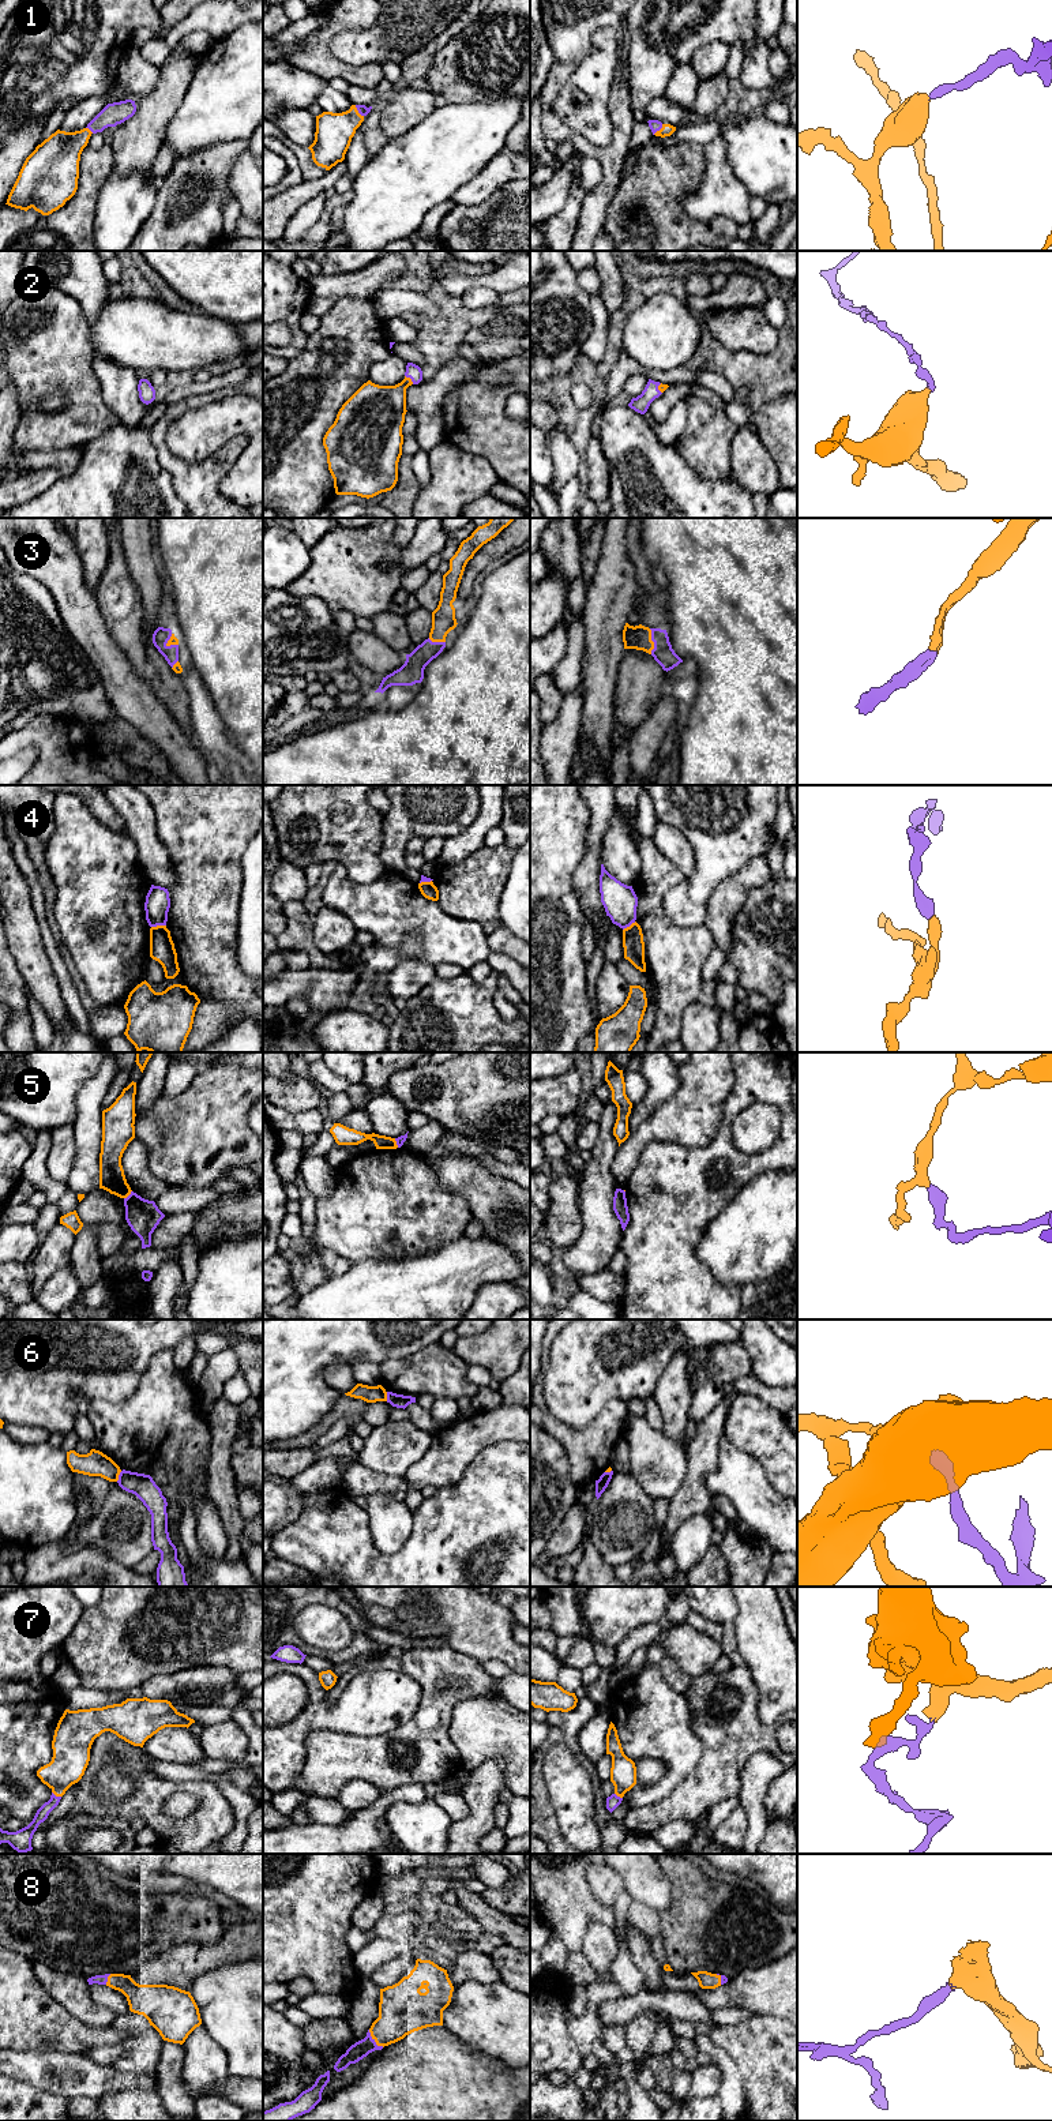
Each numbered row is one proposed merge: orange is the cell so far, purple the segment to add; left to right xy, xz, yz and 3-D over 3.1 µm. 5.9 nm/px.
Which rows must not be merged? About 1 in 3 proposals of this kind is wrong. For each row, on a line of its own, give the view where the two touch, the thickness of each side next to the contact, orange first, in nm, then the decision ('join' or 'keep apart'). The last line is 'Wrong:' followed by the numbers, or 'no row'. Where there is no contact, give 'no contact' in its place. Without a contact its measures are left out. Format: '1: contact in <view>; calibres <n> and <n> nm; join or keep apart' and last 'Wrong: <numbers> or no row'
1: contact in xz; calibres 220 and 60 nm; join
2: contact in xz; calibres 280 and 90 nm; join
3: contact in yz; calibres 140 and 120 nm; join
4: contact in xy; calibres 140 and 150 nm; keep apart
5: contact in xy; calibres 150 and 200 nm; keep apart
6: contact in xy; calibres 150 and 140 nm; keep apart
7: contact in xy; calibres 220 and 70 nm; join
8: contact in xz; calibres 280 and 100 nm; join
Wrong: 4, 5, 6

